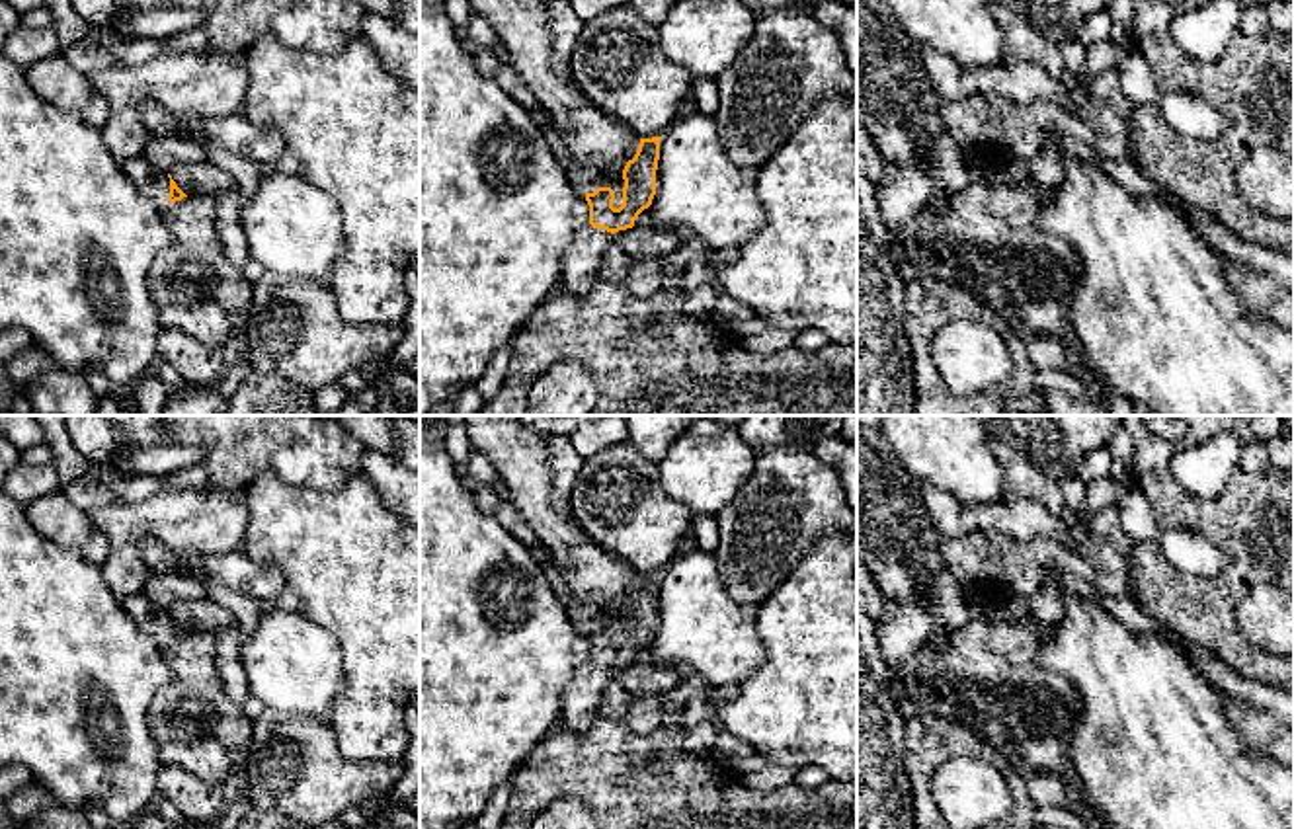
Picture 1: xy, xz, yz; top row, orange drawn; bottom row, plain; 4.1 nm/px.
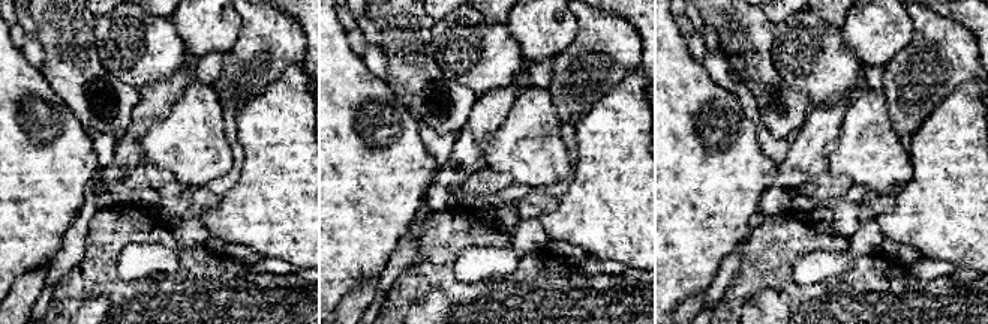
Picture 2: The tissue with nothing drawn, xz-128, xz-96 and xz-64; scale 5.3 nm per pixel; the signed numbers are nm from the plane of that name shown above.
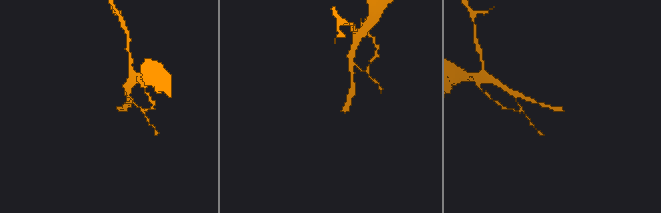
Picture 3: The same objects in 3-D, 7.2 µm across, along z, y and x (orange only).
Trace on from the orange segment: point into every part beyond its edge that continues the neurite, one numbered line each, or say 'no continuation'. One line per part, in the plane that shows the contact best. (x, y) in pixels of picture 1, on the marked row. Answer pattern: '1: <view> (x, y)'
1: xy (155, 184)

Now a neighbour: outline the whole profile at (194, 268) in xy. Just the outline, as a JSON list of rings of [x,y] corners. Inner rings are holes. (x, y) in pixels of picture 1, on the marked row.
[[[193,193],[162,207],[172,234],[148,269],[148,293],[158,306],[187,306],[215,300],[228,314],[234,330],[248,322],[252,285],[242,269],[224,256],[217,232],[213,193]]]

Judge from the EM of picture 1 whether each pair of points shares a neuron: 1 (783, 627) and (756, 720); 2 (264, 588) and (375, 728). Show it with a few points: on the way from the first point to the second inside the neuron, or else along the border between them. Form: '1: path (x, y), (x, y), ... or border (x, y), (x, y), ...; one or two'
1: path (783, 650), (783, 693), (779, 697); one
2: border (248, 556), (260, 564), (274, 564), (287, 584); two

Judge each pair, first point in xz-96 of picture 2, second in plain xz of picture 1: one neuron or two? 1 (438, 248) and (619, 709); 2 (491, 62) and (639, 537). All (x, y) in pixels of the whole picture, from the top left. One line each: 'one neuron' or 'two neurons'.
1: two neurons
2: one neuron

